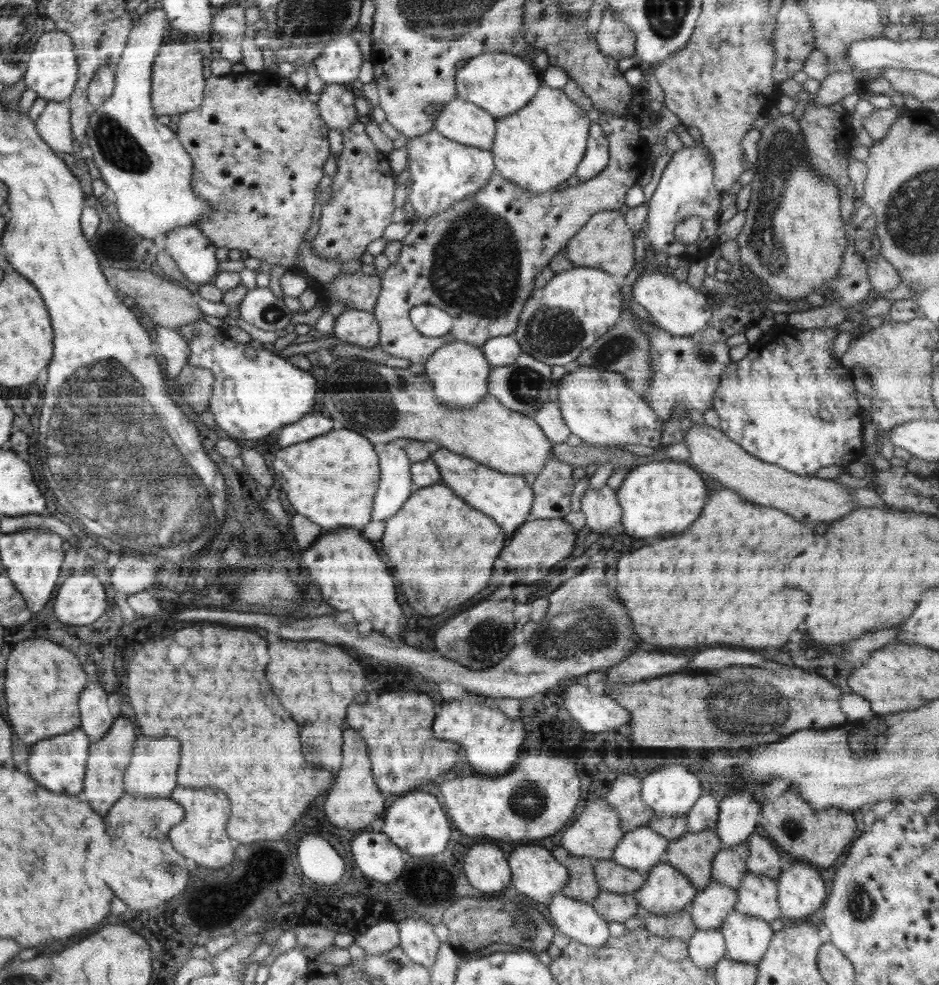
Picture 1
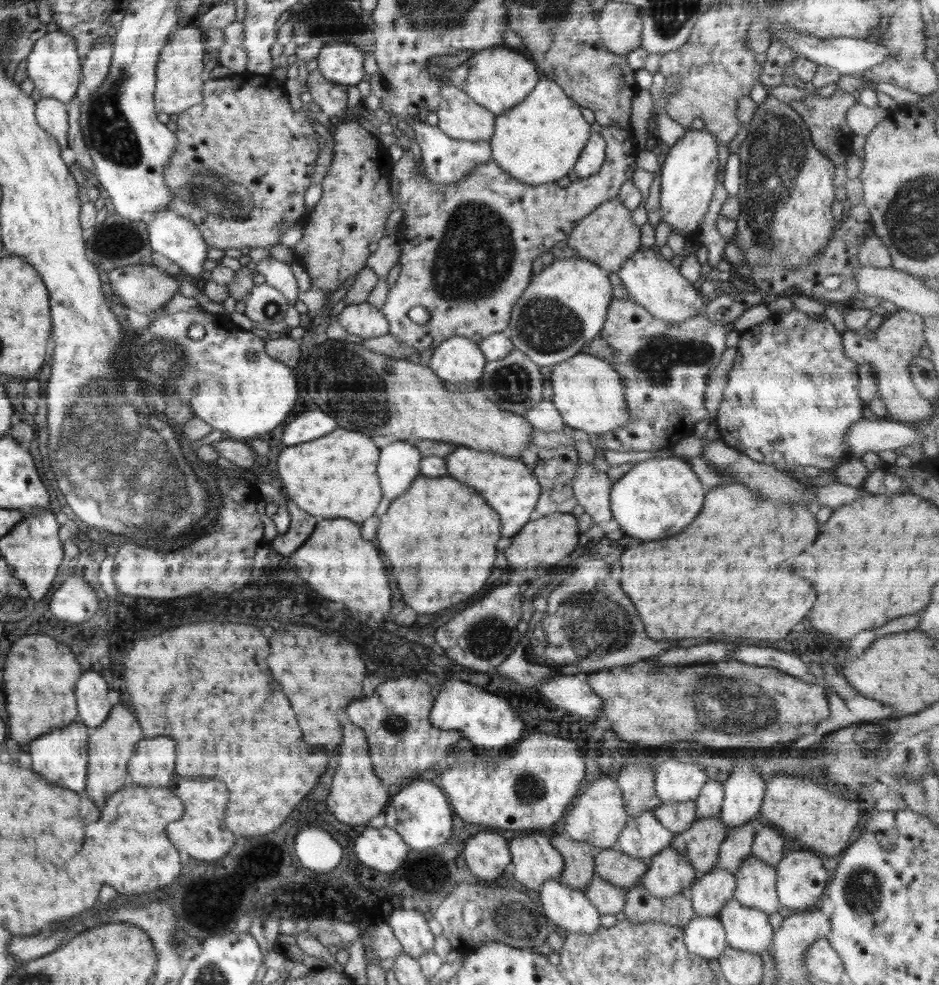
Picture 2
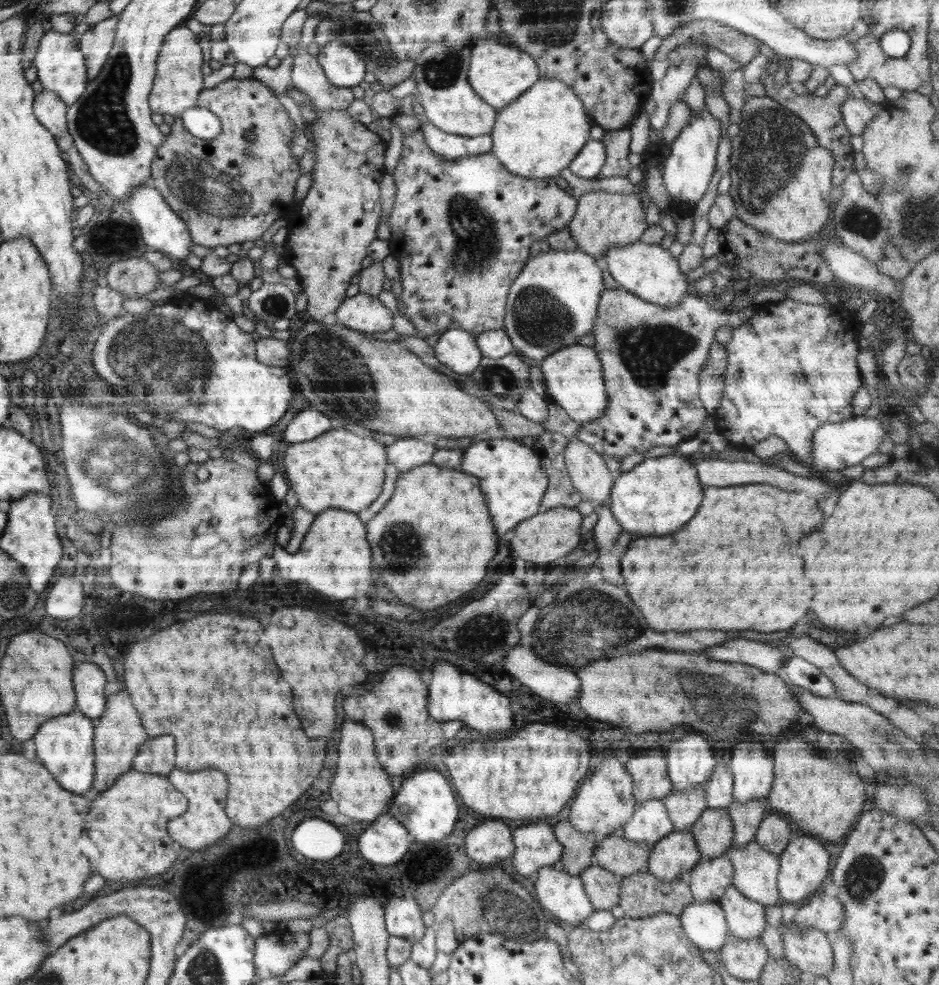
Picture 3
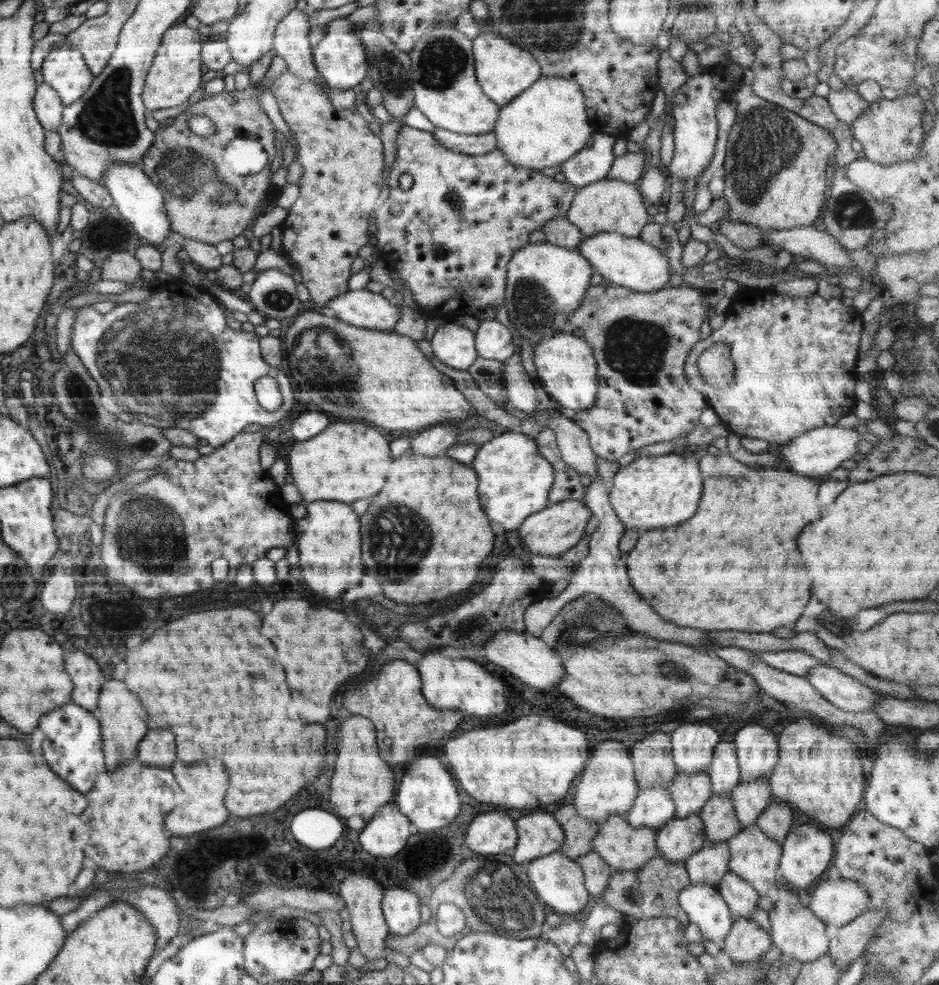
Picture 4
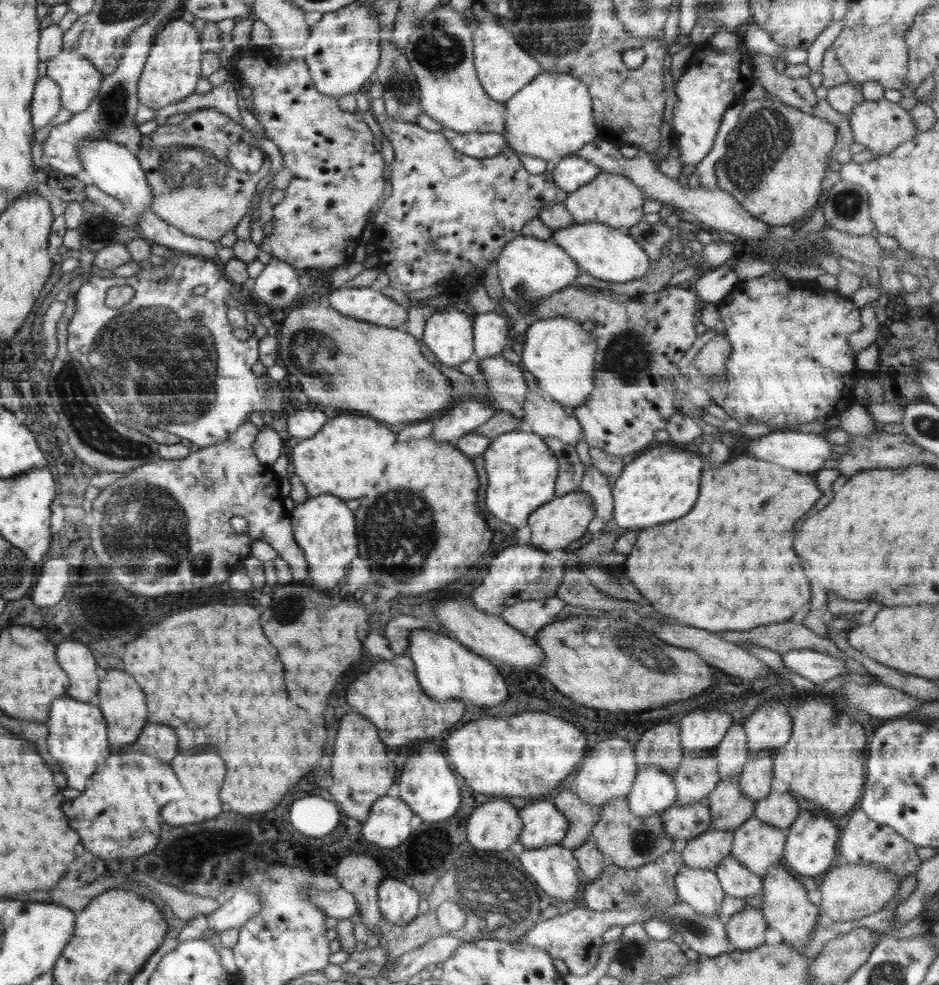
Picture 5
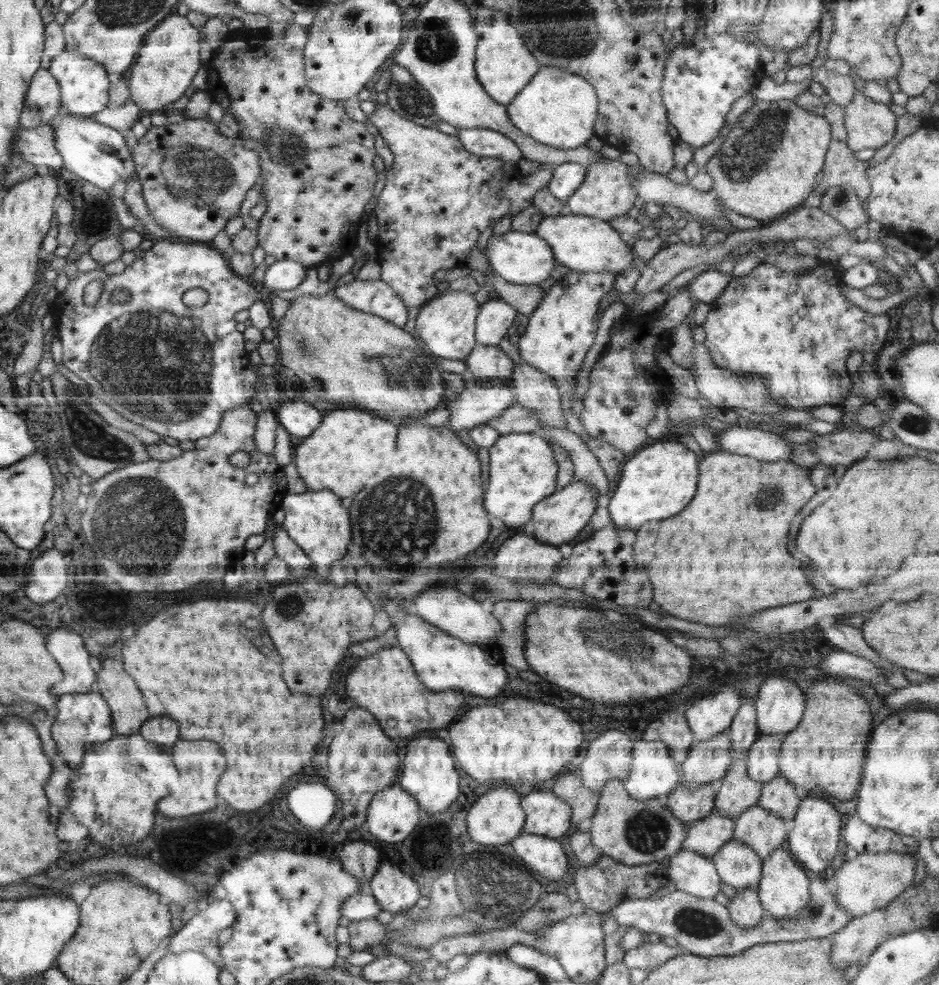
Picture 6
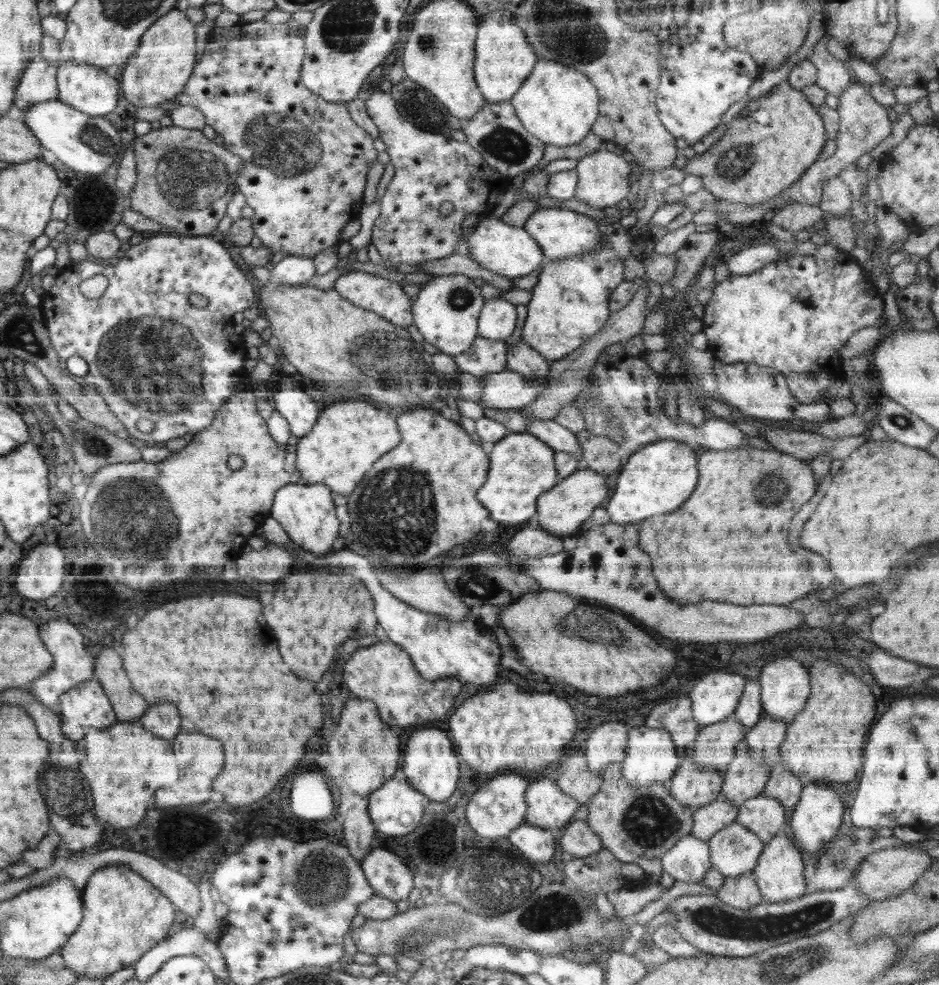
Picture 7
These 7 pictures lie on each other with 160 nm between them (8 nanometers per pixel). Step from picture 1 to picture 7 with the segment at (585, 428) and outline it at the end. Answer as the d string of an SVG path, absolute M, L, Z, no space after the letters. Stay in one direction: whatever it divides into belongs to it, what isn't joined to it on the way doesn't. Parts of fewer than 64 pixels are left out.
M607 236L599 251L592 251L583 255L569 256L563 259L546 259L542 262L542 269L537 284L531 290L532 298L527 307L528 312L524 323L522 340L529 347L540 353L544 360L550 363L564 359L570 352L574 352L586 339L593 337L611 315L608 300L614 289L624 281L624 263L615 255L612 243Z

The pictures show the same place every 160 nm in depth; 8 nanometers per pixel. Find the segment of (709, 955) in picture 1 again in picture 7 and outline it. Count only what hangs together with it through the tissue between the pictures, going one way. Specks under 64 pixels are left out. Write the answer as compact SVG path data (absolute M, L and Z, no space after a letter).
M691 834L680 838L672 848L662 856L661 866L675 881L688 884L700 884L712 867L709 846L704 840L698 840Z

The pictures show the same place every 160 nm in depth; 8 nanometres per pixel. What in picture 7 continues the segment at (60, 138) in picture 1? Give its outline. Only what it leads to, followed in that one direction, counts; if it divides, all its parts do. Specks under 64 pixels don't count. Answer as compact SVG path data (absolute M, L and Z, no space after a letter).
M40 55L30 60L16 89L14 106L24 112L32 106L56 100L59 88L56 88L56 68Z

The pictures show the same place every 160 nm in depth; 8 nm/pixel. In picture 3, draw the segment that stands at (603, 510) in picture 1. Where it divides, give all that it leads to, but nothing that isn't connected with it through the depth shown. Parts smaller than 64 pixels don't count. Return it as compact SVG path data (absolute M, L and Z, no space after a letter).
M578 437L567 439L563 453L569 477L581 499L591 500L594 508L607 504L617 475L606 467L604 457Z

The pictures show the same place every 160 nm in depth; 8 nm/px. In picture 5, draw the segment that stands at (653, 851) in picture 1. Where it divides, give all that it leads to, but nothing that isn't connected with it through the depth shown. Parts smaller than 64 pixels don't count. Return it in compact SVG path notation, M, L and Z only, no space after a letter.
M656 765L641 766L626 796L632 814L641 817L655 815L677 802L673 775Z

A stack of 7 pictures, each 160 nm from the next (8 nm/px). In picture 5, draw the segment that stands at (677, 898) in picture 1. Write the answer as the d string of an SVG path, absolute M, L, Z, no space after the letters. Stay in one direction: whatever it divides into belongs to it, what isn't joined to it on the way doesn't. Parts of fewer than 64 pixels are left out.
M706 800L690 804L674 803L661 814L664 836L670 840L694 840L711 826L711 812Z

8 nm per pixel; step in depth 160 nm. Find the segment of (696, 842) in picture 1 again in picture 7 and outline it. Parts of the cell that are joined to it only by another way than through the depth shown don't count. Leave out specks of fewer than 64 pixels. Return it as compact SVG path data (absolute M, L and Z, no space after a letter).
M742 739L737 744L733 760L722 773L720 796L740 806L745 800L762 795L771 769L768 763L757 763L751 757L747 742Z

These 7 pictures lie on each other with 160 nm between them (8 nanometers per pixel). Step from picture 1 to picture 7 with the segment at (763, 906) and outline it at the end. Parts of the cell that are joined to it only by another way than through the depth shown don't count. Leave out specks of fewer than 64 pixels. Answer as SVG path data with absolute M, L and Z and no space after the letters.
M762 794L745 800L738 809L735 821L756 834L764 846L782 833L786 808L779 800Z

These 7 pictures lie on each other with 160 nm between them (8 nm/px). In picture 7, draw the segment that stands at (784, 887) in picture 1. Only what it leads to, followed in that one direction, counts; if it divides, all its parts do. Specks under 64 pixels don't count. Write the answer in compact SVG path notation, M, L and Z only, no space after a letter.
M808 783L802 789L799 801L796 803L790 824L799 849L806 850L810 854L816 854L824 850L837 836L841 835L844 816L844 805L840 797L830 786L816 786L816 783Z

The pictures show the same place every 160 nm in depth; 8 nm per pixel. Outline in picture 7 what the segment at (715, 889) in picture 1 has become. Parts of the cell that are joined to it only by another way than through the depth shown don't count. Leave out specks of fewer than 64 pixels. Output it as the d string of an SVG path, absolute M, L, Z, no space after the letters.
M718 796L711 803L694 809L691 835L708 842L716 832L736 820L738 811L738 806L729 803L724 796Z

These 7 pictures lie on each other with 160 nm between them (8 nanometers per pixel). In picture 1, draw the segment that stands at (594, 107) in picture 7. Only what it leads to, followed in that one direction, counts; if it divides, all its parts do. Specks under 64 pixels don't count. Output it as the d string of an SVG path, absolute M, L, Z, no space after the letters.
M540 85L532 100L515 114L497 119L495 137L491 148L495 171L503 179L530 192L546 192L555 189L574 175L587 149L591 121L587 111L574 104L561 88Z

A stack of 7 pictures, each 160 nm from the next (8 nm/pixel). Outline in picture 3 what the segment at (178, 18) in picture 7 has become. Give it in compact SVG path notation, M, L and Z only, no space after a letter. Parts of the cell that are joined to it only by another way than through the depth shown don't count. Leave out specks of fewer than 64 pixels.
M186 25L168 34L160 51L154 88L149 96L150 107L158 114L179 116L189 108L198 106L198 94L204 90L202 82L202 50L198 38Z

